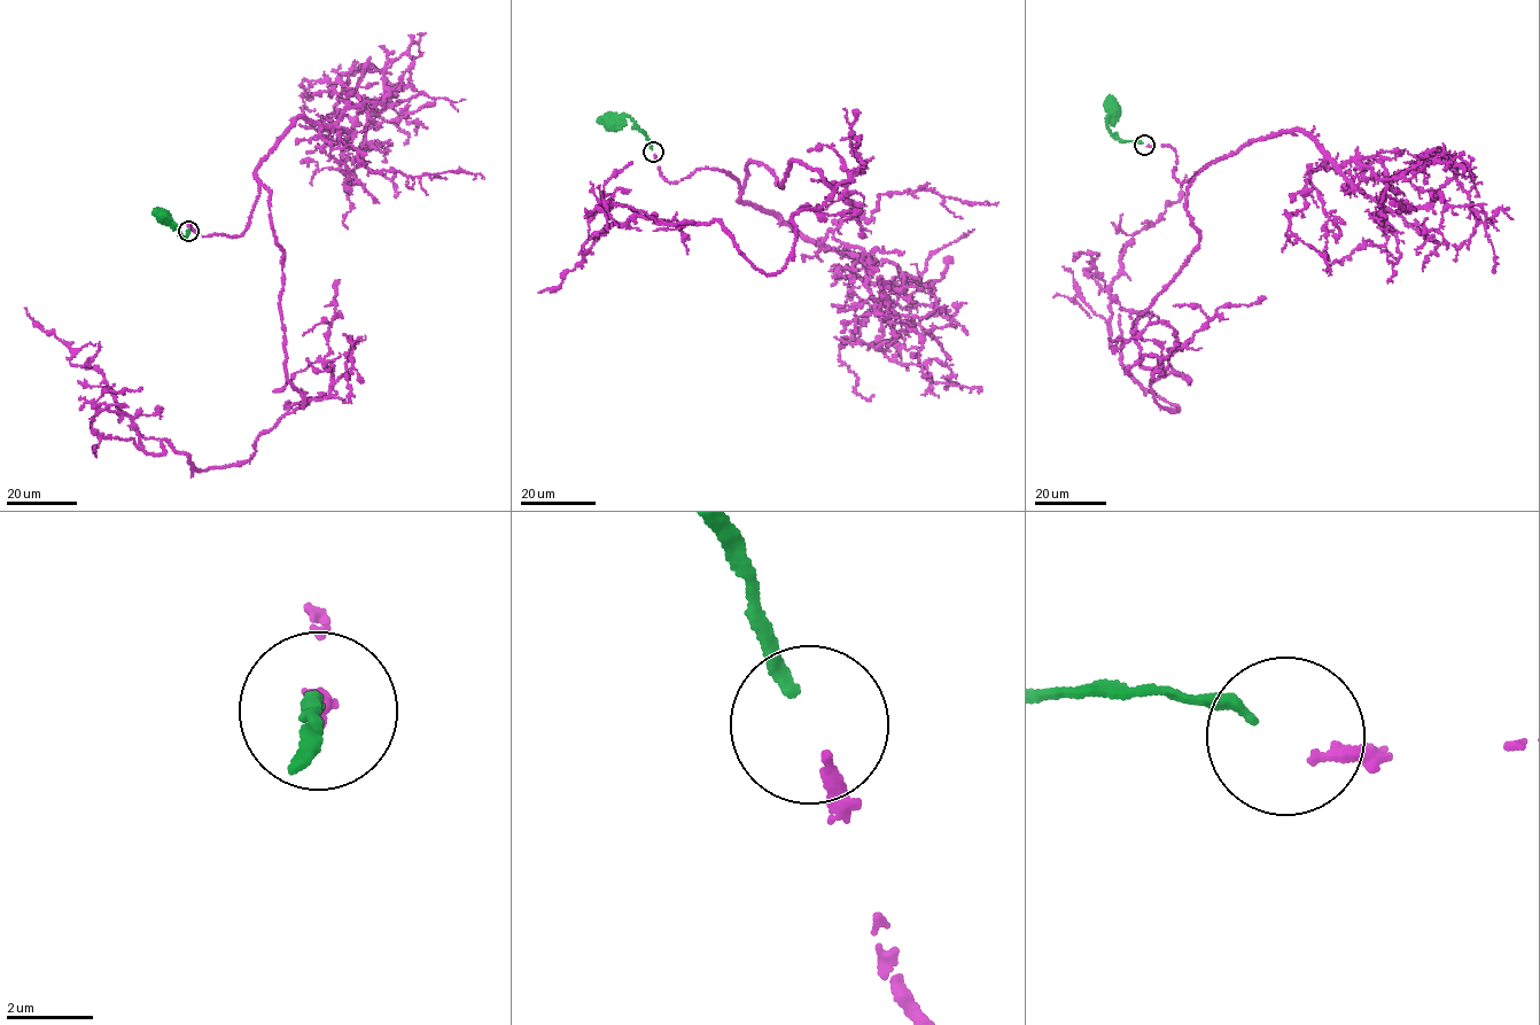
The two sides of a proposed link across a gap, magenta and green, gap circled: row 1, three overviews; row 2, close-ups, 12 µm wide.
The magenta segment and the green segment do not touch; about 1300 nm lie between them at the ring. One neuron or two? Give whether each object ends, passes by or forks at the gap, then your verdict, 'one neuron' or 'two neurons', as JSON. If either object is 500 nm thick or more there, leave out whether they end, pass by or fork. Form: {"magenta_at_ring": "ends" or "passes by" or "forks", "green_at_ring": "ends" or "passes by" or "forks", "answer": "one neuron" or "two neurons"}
{"magenta_at_ring": "ends", "green_at_ring": "ends", "answer": "two neurons"}

